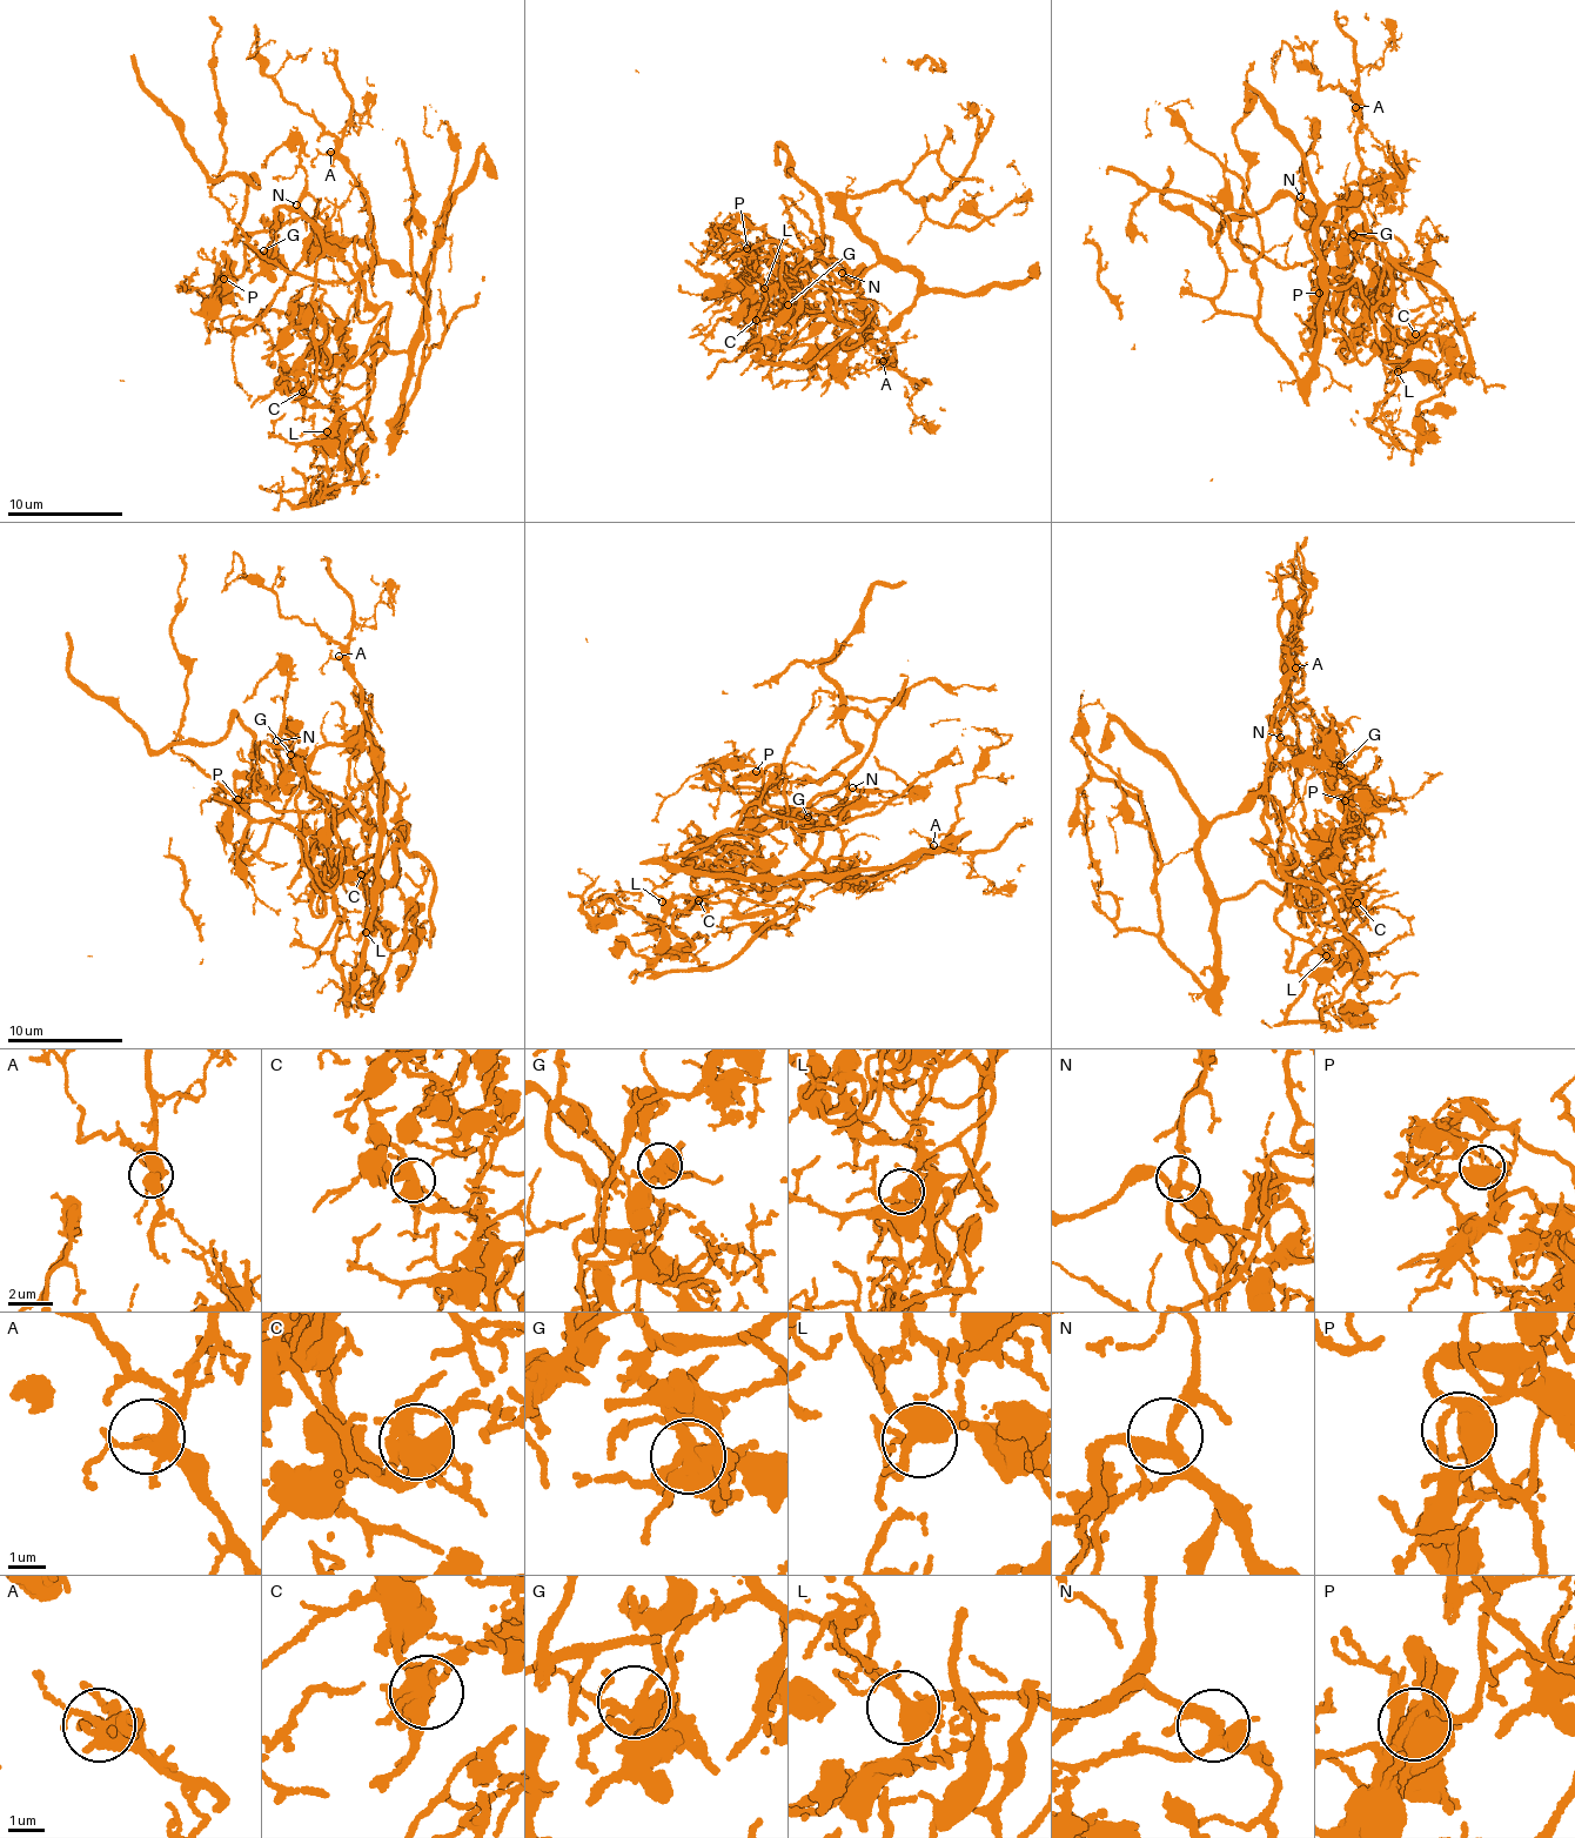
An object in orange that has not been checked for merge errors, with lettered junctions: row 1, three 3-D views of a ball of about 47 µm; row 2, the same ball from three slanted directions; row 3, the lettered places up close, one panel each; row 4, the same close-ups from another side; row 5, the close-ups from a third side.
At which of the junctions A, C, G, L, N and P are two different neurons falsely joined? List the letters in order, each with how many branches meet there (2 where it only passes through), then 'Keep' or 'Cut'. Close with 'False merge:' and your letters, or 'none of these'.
A: Branches: 5. Keep
C: Branches: 8. Cut
G: Branches: 7. Keep
L: Branches: 5. Keep
N: Branches: 4. Keep
P: Branches: 5. Keep
False merge: C

